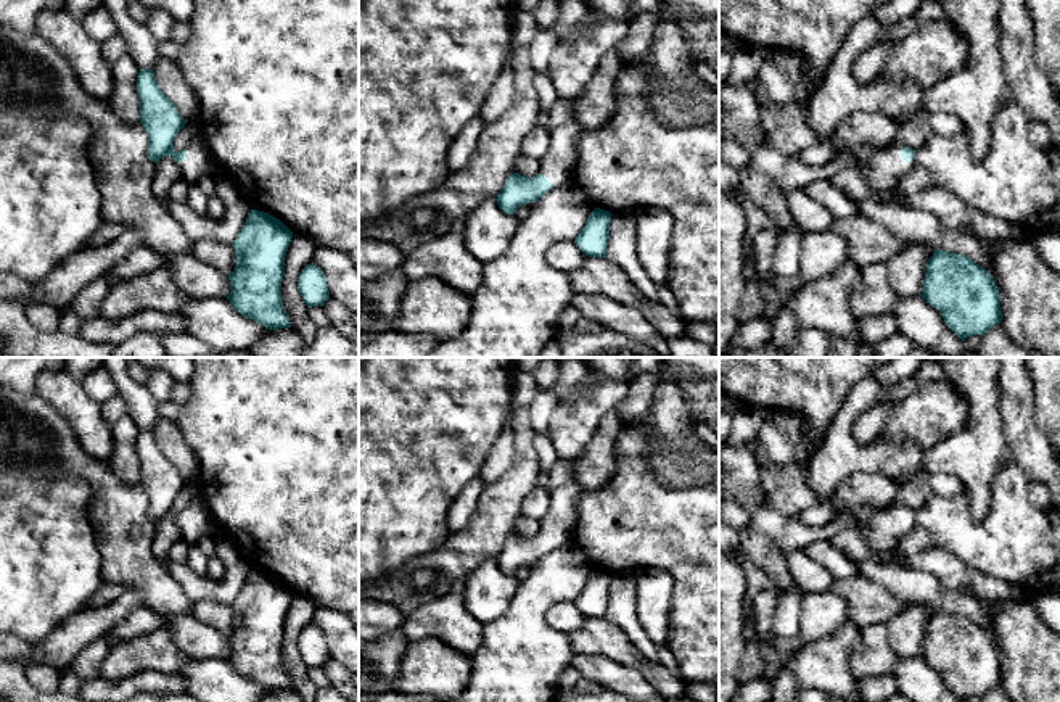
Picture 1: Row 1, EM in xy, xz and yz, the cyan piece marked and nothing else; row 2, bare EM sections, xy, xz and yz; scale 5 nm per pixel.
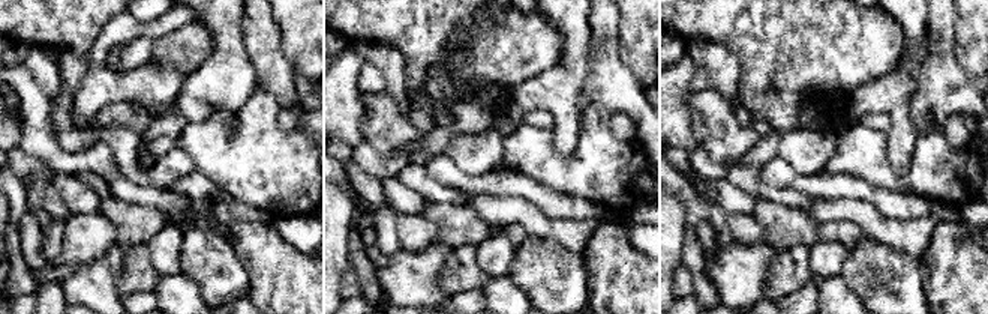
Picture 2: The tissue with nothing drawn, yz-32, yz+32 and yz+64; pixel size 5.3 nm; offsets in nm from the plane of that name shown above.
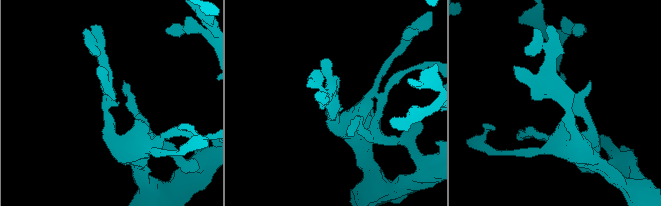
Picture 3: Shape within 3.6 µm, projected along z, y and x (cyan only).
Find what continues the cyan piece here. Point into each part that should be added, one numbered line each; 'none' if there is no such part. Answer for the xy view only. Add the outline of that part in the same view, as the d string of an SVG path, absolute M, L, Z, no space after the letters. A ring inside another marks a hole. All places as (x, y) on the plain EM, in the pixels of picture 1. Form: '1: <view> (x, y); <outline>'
1: xy (198, 522); M193 499L187 507L187 518L179 522L180 536L190 544L196 546L201 536L214 536L217 526L201 499Z

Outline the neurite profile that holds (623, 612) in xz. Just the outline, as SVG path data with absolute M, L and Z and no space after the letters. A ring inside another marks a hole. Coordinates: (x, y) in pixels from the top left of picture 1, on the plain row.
M634 573L611 576L605 618L621 628L645 659L658 662L658 647L648 638L639 620Z

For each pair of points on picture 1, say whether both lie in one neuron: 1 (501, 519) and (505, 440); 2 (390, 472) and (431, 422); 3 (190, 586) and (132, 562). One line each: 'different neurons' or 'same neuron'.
1: different neurons
2: same neuron
3: different neurons

